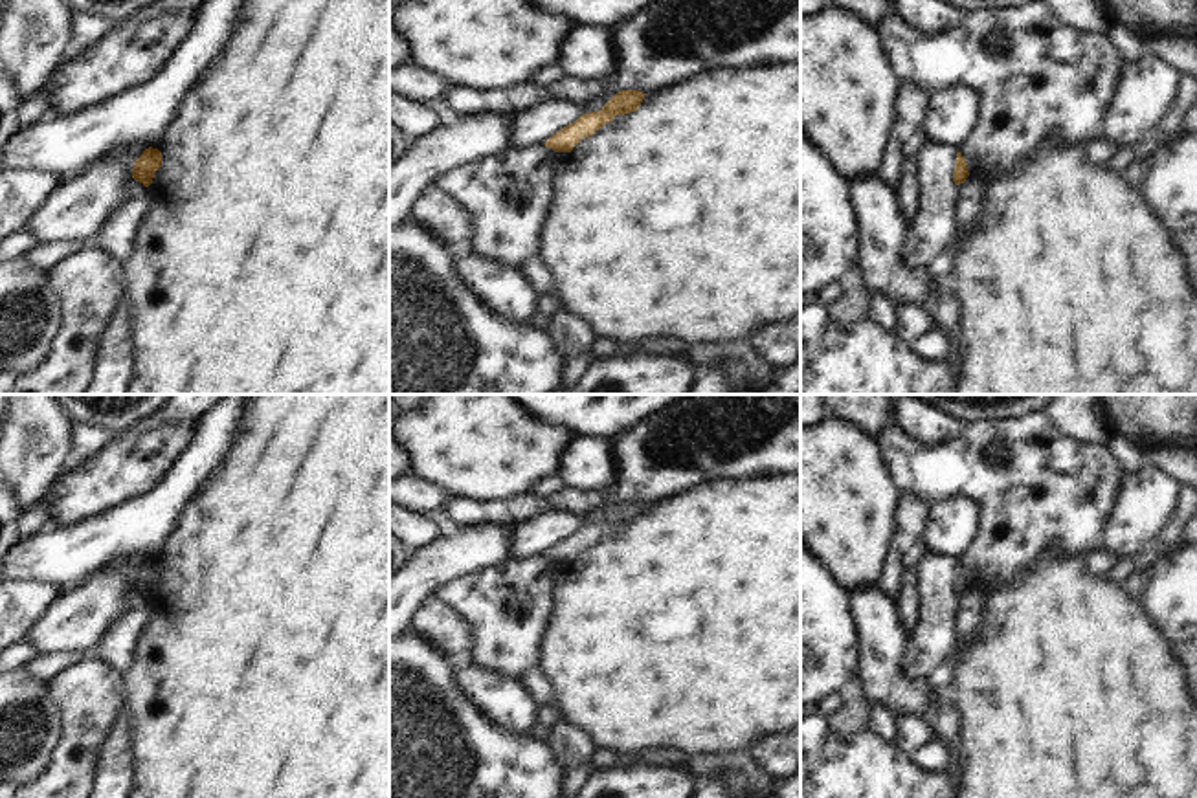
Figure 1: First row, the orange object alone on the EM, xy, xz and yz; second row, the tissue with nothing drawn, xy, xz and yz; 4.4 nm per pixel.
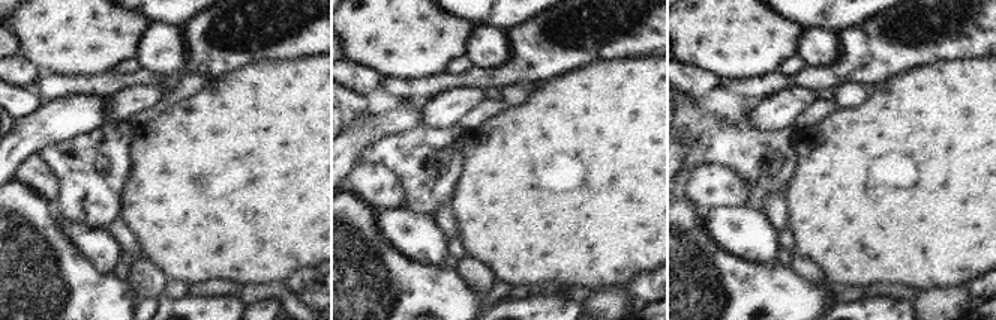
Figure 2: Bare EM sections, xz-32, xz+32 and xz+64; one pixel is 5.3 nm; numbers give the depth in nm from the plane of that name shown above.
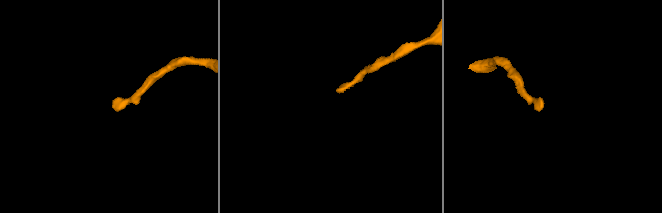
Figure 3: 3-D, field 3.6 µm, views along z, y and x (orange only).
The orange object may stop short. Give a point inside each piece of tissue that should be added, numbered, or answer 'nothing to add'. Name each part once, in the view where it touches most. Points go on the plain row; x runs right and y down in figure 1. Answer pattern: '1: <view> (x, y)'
nothing to add

